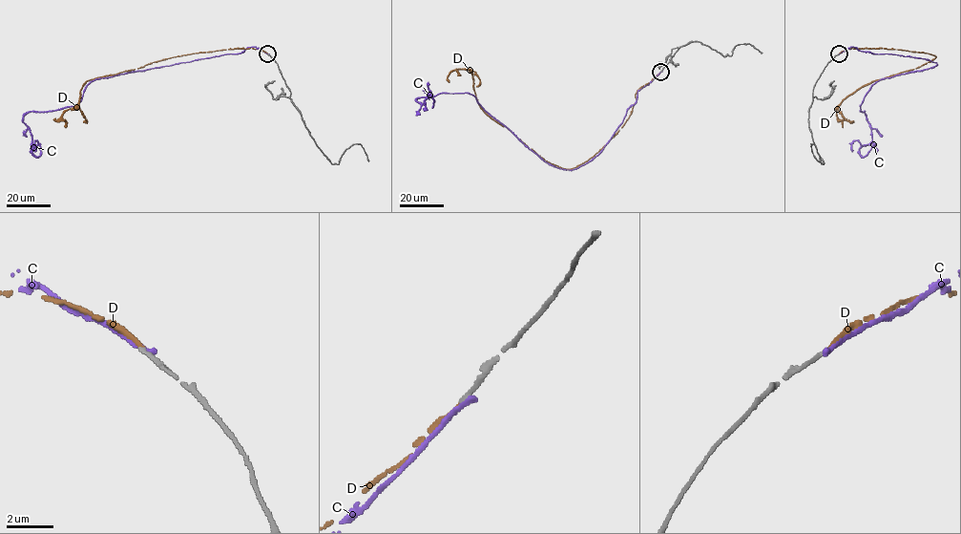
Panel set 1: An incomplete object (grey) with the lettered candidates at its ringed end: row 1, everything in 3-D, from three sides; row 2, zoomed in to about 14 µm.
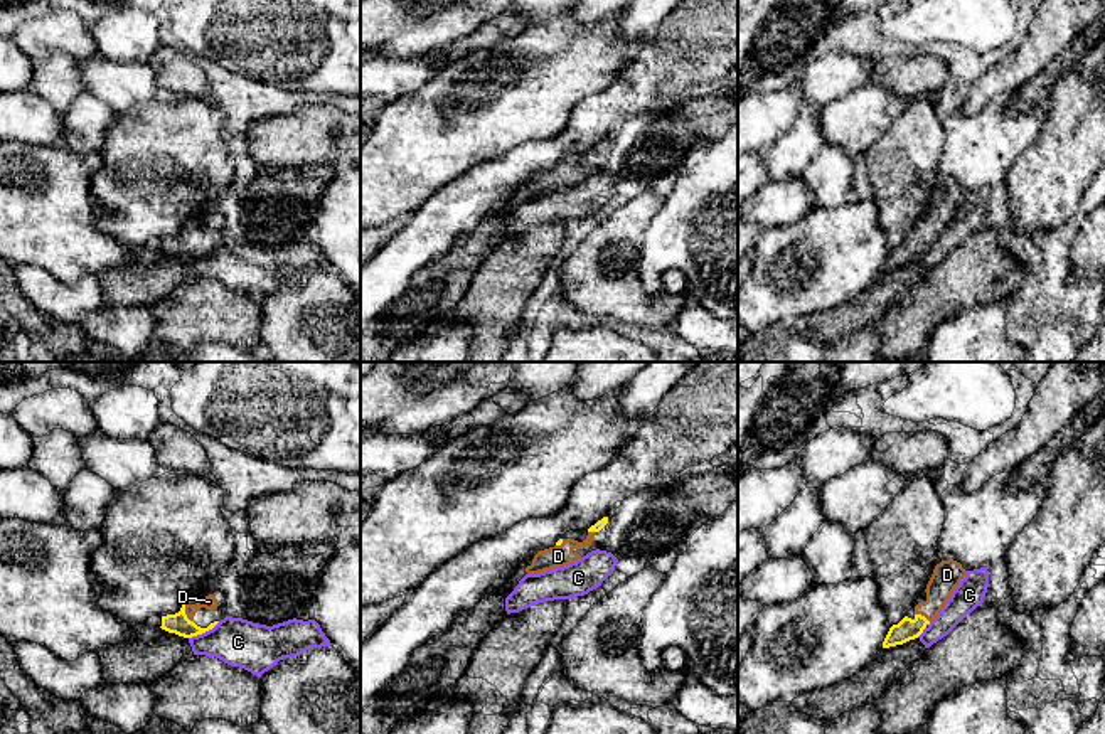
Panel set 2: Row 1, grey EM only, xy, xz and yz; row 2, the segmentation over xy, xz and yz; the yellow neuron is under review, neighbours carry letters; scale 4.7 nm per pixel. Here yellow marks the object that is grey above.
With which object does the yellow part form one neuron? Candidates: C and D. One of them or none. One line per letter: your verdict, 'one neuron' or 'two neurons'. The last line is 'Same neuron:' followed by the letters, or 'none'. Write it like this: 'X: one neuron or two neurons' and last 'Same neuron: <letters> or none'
C: two neurons
D: one neuron
Same neuron: D

